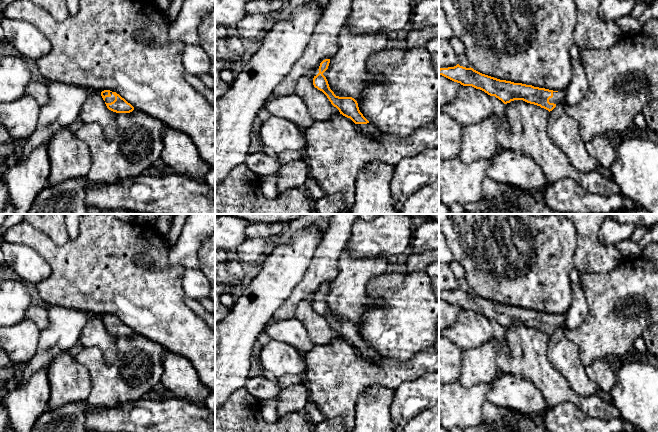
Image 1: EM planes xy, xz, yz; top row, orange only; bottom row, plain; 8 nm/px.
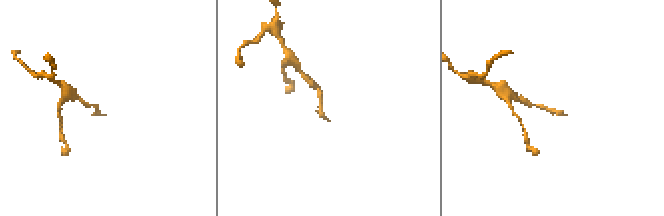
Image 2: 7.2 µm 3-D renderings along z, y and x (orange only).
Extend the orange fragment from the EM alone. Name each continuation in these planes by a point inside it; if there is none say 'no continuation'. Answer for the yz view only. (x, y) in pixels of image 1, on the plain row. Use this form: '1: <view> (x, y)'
1: yz (558, 321)

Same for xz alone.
1: xz (368, 353)

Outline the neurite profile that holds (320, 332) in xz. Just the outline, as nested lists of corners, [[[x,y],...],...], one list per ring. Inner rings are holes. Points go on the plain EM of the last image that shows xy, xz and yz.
[[[318,293],[308,295],[298,304],[295,318],[306,328],[311,341],[316,345],[327,345],[339,334],[334,331],[327,320],[314,311],[313,302],[319,297]]]

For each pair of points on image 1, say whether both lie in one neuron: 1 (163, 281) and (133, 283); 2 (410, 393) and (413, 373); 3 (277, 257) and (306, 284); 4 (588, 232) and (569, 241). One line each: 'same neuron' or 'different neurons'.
1: same neuron
2: different neurons
3: different neurons
4: different neurons

